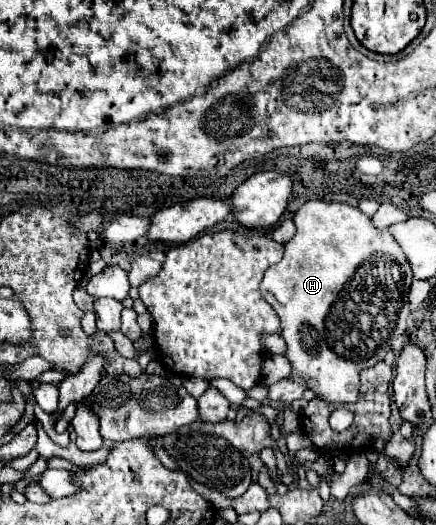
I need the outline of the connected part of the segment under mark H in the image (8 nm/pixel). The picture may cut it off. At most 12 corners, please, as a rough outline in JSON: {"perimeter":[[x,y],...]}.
{"perimeter":[[306,201],[262,279],[290,379],[356,403],[412,283],[388,229]]}

